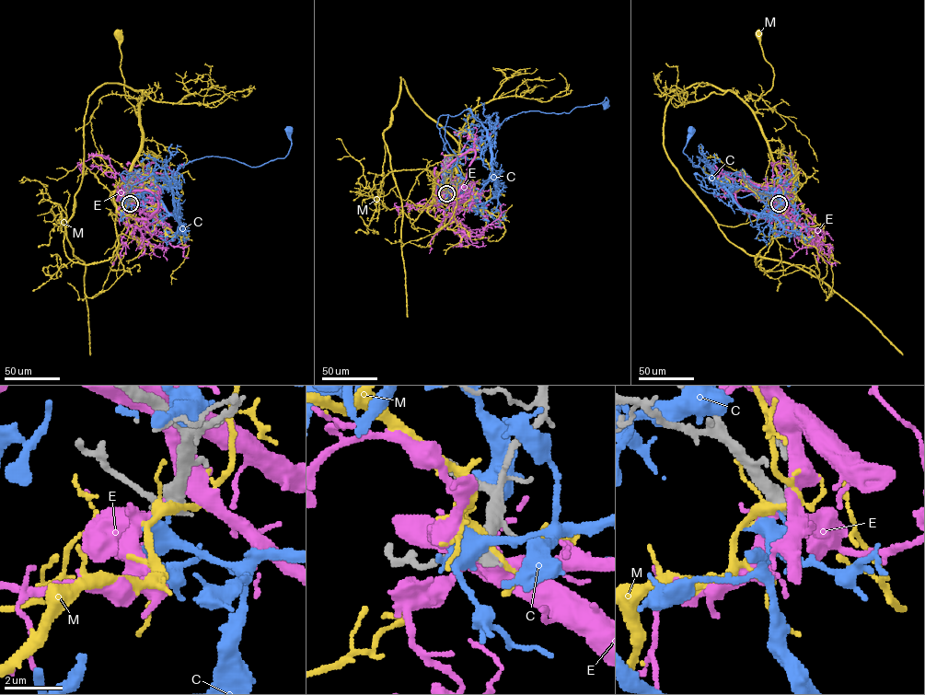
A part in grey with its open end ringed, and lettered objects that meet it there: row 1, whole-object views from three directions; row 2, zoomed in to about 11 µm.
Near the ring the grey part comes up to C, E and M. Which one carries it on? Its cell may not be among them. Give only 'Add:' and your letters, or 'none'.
Add: none

